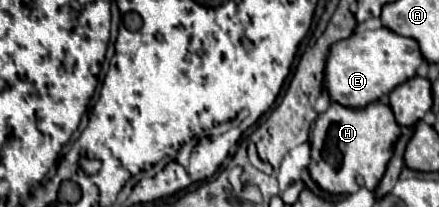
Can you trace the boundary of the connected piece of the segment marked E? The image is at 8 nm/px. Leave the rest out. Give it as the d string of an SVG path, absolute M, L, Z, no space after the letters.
M370 18L358 24L349 38L329 46L323 86L331 102L345 108L365 108L415 76L419 64L423 62L417 42L381 27L384 26L380 18Z

